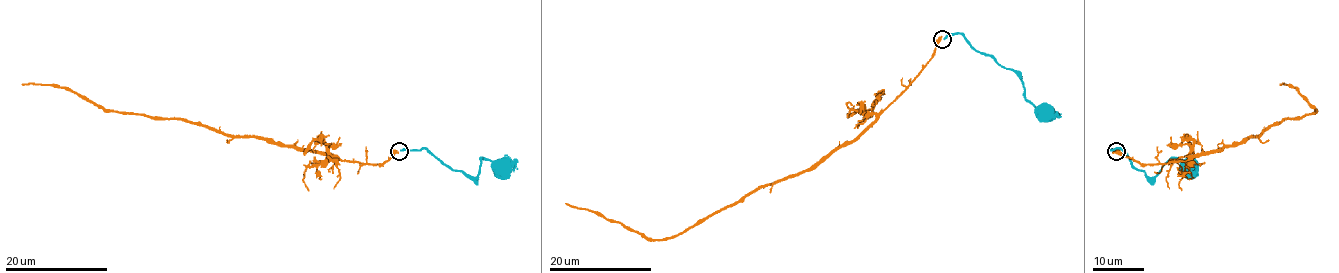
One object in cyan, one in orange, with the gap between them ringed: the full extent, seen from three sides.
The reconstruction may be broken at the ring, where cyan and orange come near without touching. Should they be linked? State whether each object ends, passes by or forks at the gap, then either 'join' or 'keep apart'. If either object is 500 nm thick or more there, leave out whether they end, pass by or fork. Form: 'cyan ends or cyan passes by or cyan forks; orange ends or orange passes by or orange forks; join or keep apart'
keep apart

